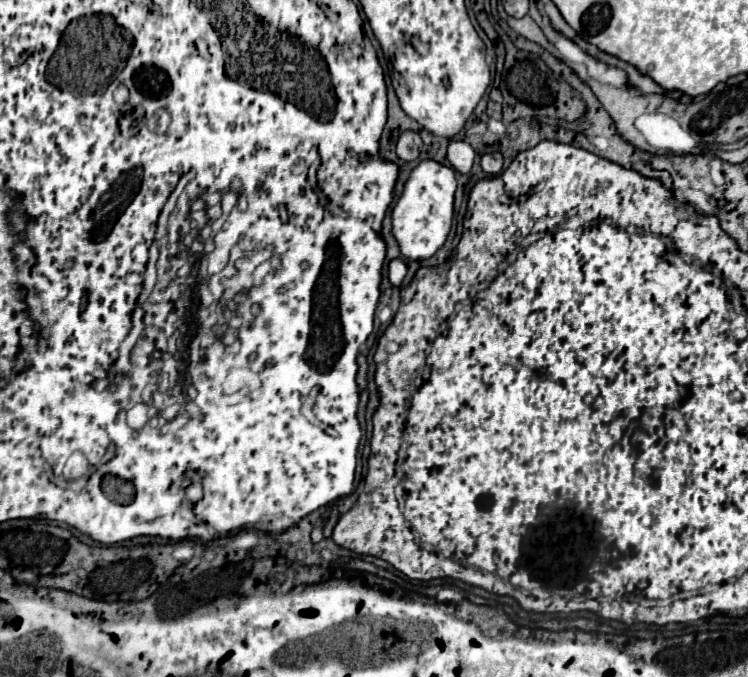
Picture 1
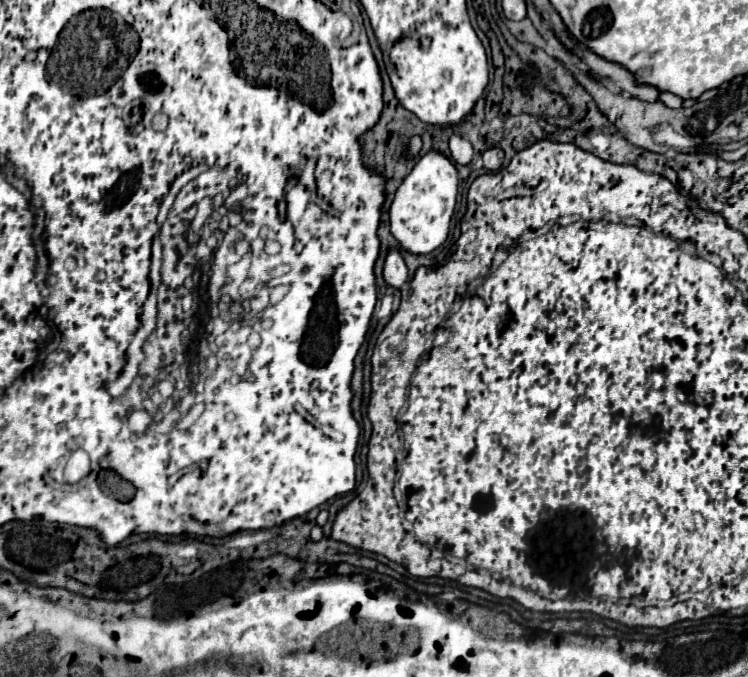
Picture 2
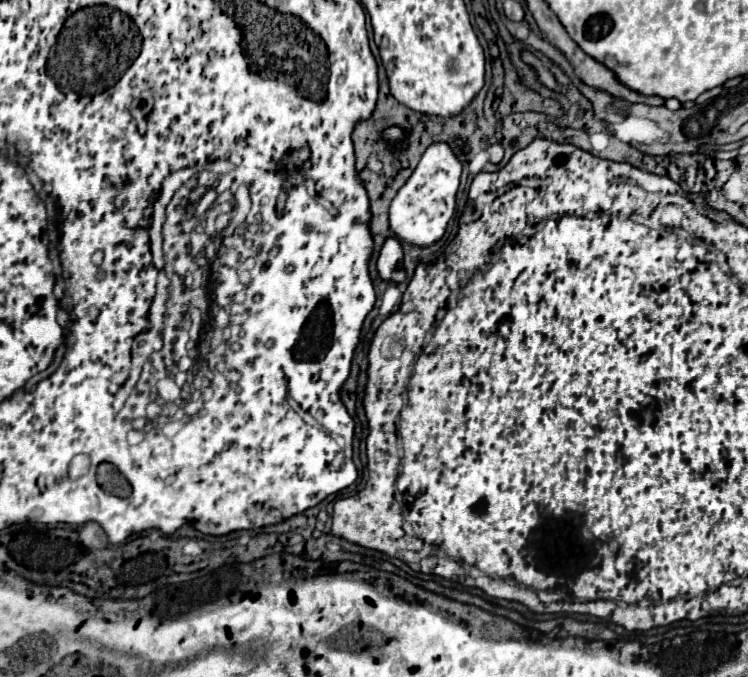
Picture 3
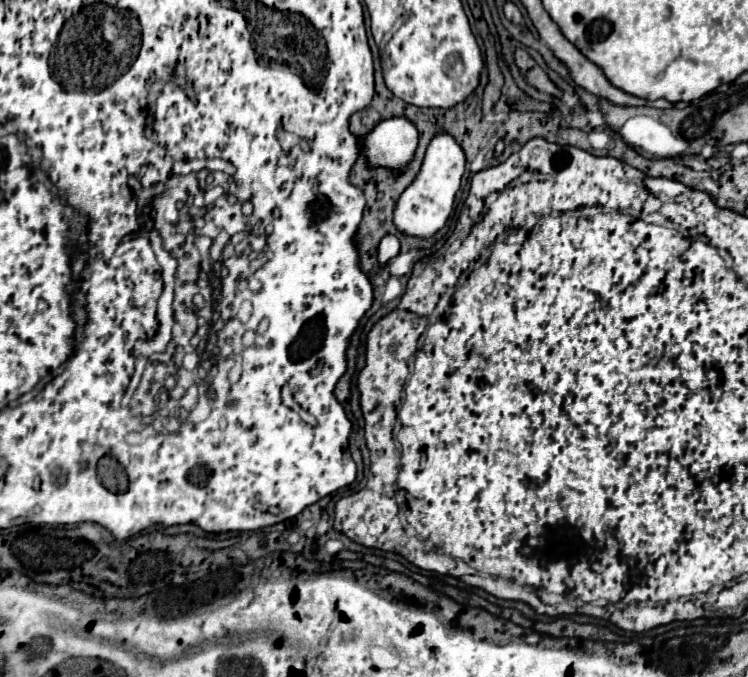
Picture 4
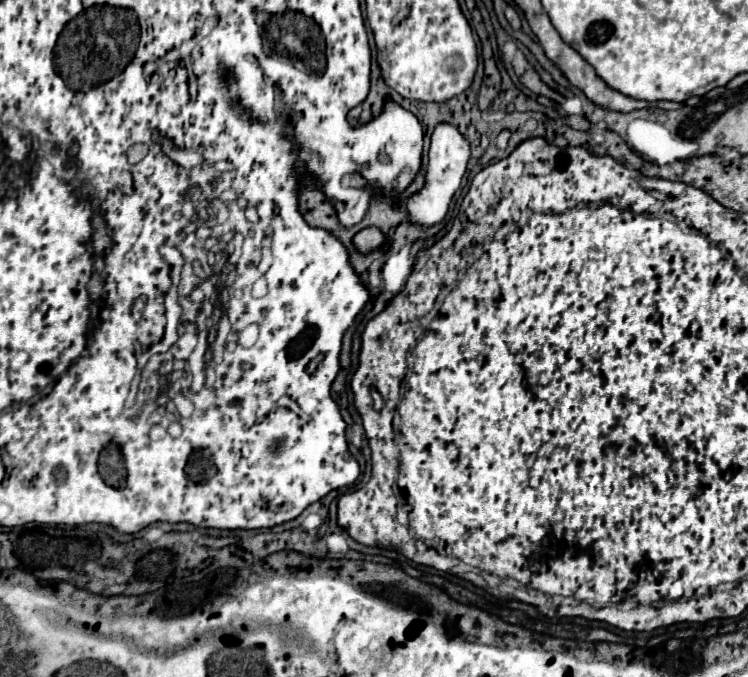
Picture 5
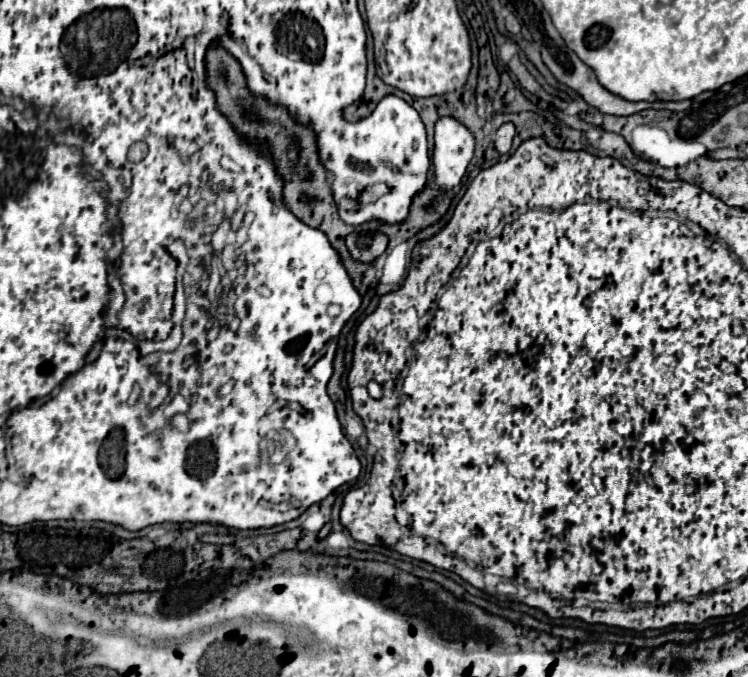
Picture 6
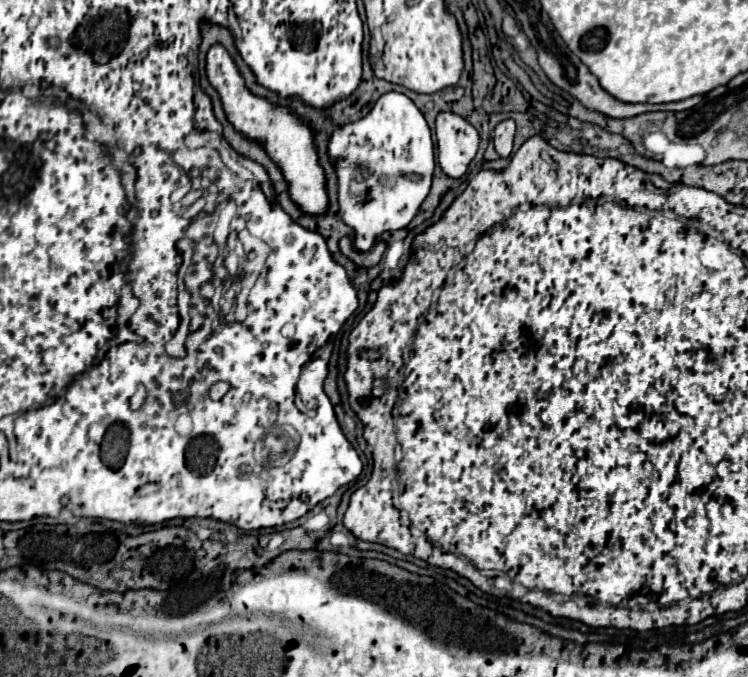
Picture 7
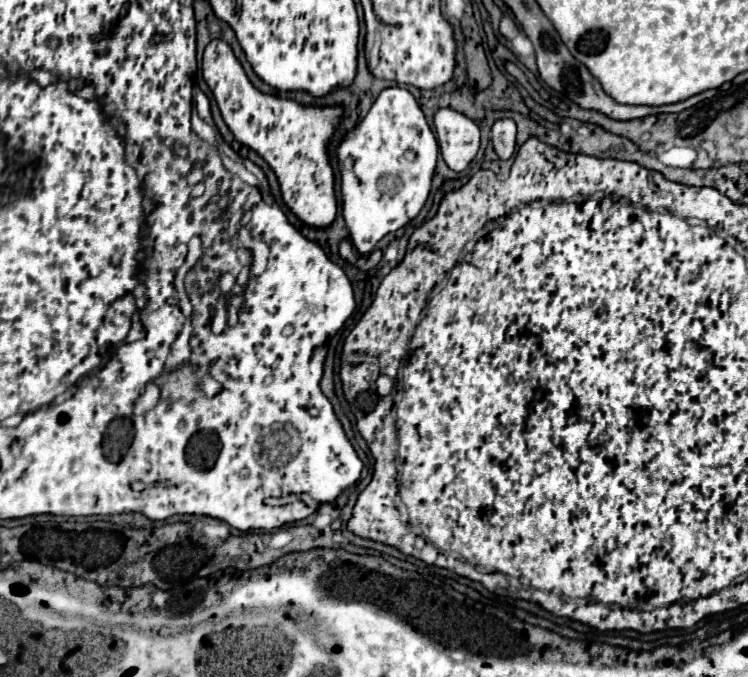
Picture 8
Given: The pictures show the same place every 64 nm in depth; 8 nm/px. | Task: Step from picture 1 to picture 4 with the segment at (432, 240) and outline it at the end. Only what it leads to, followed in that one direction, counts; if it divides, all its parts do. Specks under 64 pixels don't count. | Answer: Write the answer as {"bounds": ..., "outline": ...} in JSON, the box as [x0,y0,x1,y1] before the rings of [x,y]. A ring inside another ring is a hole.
{"bounds":[394,134,466,238],"outline":[[[448,134],[434,136],[434,140],[430,142],[430,146],[426,150],[420,172],[418,172],[418,176],[422,176],[422,180],[416,176],[414,182],[406,188],[406,190],[410,190],[410,194],[406,194],[406,196],[410,196],[410,198],[412,196],[422,196],[422,198],[428,196],[428,212],[394,212],[394,226],[398,228],[398,232],[406,234],[406,236],[416,236],[416,238],[432,238],[446,224],[446,220],[452,214],[454,196],[460,188],[460,178],[464,174],[464,168],[466,168],[464,150],[456,144],[456,140]],[[418,182],[428,182],[428,190],[424,190],[424,184],[420,188]]]}

